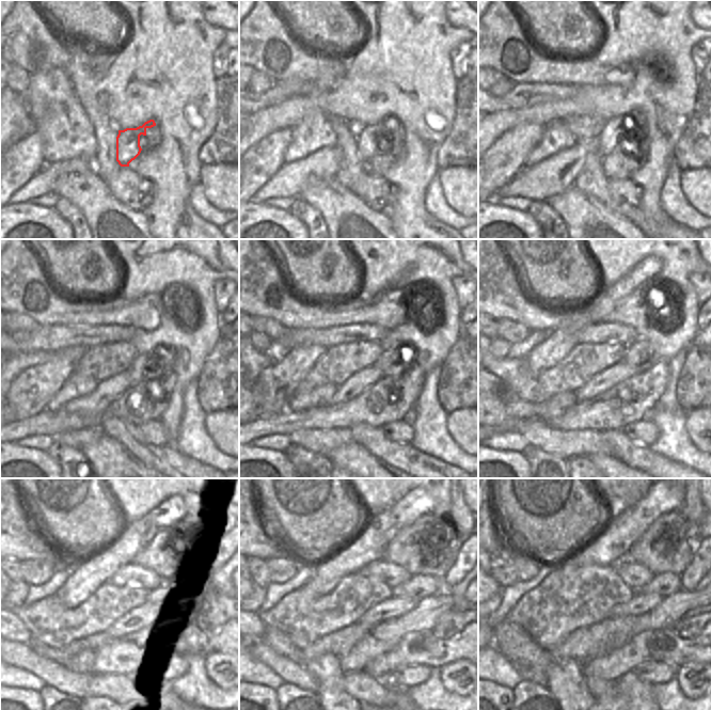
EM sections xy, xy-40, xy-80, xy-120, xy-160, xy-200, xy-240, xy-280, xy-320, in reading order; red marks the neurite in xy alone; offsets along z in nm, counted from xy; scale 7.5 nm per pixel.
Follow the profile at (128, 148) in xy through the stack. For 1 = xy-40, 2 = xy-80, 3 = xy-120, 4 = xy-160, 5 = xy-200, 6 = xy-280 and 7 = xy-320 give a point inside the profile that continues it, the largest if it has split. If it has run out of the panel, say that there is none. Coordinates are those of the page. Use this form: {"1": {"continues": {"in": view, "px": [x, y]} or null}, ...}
{"1": {"continues": {"in": "xy-40", "px": [367, 139]}}, "2": {"continues": {"in": "xy-80", "px": [612, 131]}}, "3": {"continues": {"in": "xy-120", "px": [136, 371]}}, "4": {"continues": {"in": "xy-160", "px": [405, 354]}}, "5": {"continues": {"in": "xy-200", "px": [640, 354]}}, "6": {"continues": {"in": "xy-280", "px": [419, 586]}}, "7": {"continues": {"in": "xy-320", "px": [667, 583]}}}

